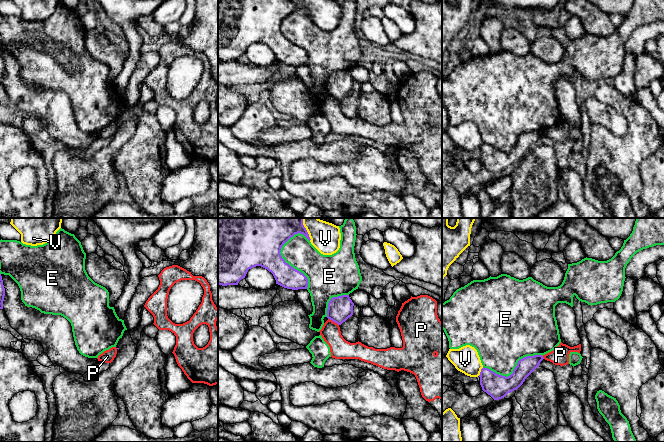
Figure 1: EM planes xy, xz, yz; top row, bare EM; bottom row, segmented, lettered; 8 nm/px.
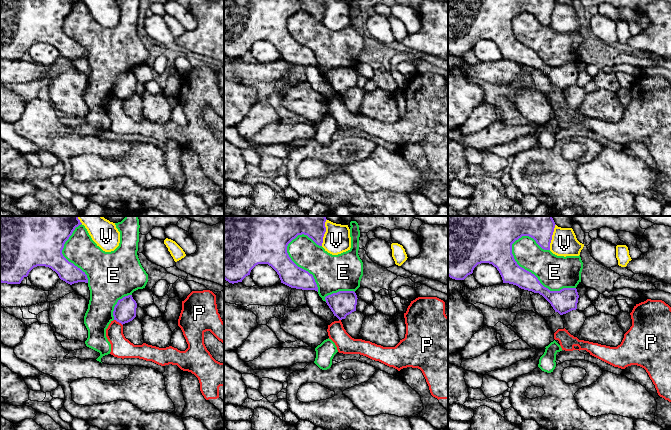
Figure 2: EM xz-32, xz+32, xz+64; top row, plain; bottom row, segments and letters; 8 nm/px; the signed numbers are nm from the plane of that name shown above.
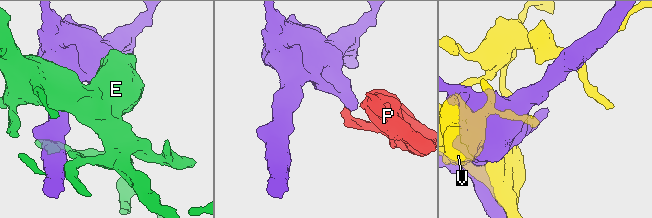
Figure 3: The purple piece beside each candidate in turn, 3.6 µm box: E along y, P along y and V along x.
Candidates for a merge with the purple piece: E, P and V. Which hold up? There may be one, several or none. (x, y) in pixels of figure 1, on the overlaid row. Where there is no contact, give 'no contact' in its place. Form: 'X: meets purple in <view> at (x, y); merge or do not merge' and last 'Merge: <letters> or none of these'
E: meets purple in xz at (285, 262); do not merge
P: meets purple in xz at (333, 321); do not merge
V: meets purple in yz at (481, 371); do not merge
Merge: none of these

